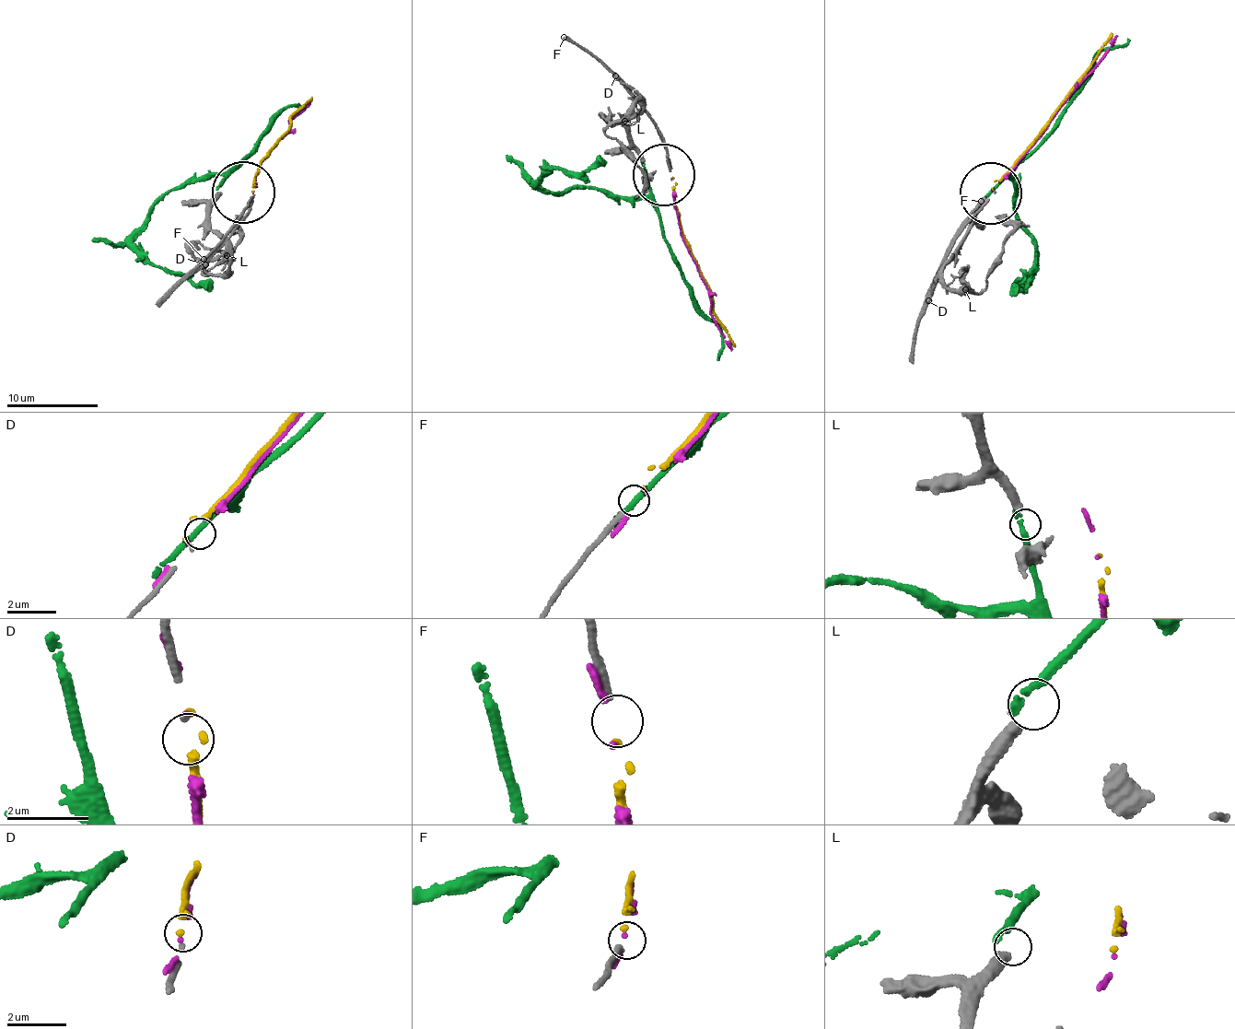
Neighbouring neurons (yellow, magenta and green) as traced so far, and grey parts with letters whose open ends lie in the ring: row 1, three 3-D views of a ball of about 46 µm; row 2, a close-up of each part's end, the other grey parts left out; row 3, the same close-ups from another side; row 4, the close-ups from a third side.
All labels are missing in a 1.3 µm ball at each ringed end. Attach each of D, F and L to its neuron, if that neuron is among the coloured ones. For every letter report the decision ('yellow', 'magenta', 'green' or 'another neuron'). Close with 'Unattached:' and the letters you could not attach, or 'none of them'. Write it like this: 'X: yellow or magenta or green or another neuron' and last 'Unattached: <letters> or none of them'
D: another neuron
F: yellow
L: another neuron
Unattached: D, L

